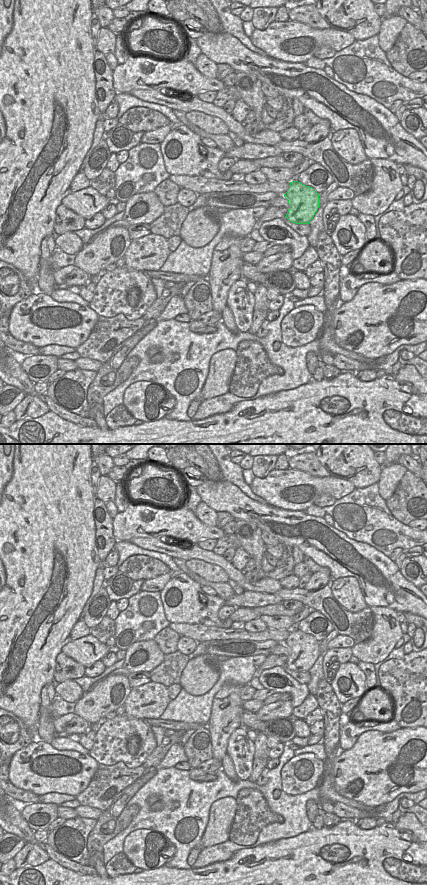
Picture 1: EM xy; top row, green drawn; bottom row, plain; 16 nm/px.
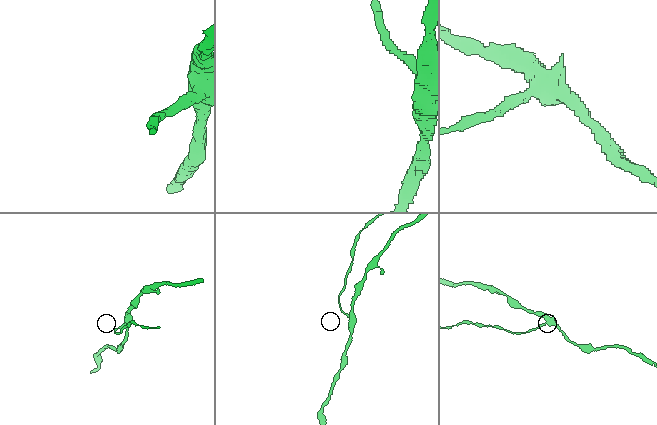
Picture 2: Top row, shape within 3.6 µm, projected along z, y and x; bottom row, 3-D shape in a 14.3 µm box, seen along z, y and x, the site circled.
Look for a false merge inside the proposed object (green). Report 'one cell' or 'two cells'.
one cell

